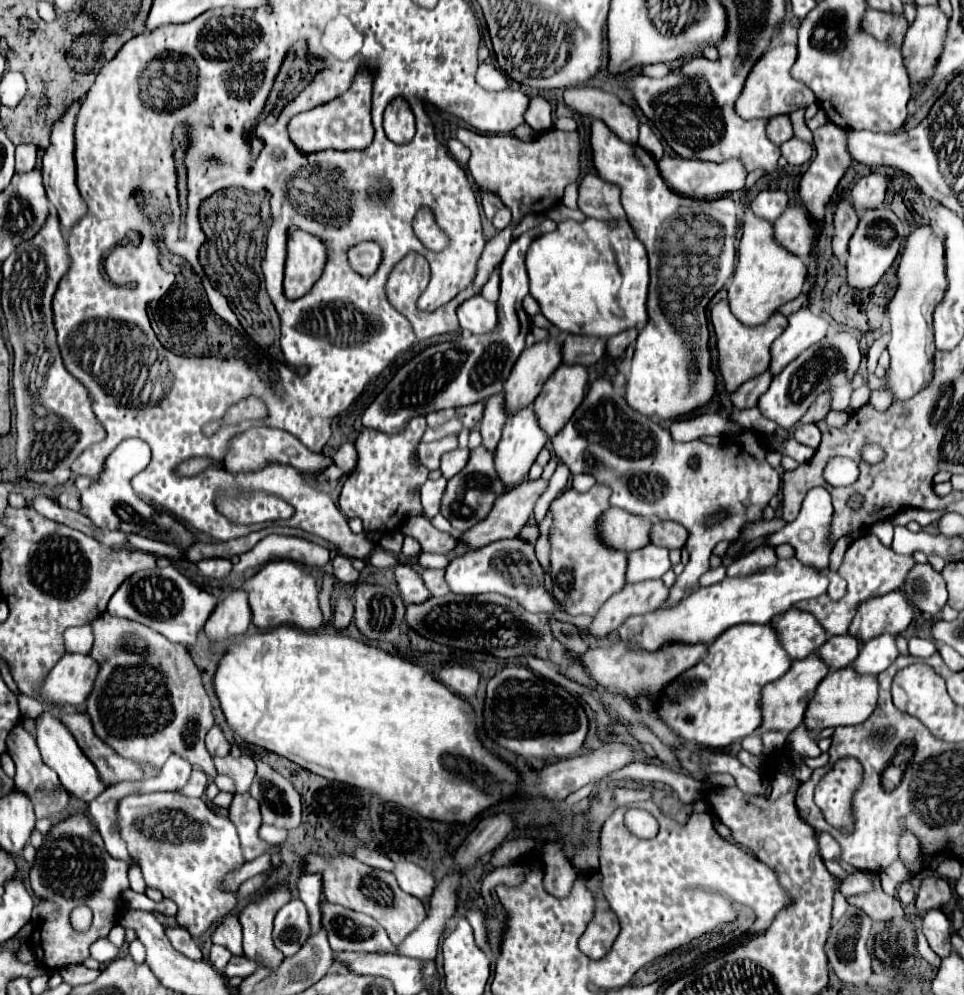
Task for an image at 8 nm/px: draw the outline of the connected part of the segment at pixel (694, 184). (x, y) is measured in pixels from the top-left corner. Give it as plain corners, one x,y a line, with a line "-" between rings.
664,156
658,162
660,176
664,182
678,194
686,198
698,198
698,200
718,200
722,196
728,196
740,188
744,188
746,180
746,170
738,160
728,160
722,164
714,162
702,162
702,160
686,160
686,158
670,158

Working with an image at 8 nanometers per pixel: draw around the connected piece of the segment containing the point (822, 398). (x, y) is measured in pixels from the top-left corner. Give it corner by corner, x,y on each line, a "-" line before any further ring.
820,394
818,396
818,400
810,406
810,410
802,416
802,420
798,422
798,426
804,426
804,424
816,424
816,422
820,422
826,414
828,414
828,410
830,410
830,396
828,394

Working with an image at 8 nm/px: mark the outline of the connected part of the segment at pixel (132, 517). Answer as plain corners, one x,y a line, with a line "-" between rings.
130,438
120,442
114,452
106,458
106,466
102,474
96,478
96,482
82,494
82,514
88,516
96,526
108,528
108,530
122,530
122,532
136,532
154,540
162,540
168,544
180,544
188,548
194,542
194,536
190,530
186,530
178,520
174,520
170,514
152,514
152,506
144,500
138,500
136,492
130,486
132,476
143,471
151,460
150,446
138,438

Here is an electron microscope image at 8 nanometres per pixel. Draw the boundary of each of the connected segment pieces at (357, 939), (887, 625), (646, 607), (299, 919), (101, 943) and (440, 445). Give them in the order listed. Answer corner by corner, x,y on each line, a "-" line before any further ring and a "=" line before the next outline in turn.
324,902
322,924
328,932
330,948
334,952
396,952
386,930
368,914
=
896,590
886,596
878,596
870,602
864,602
852,620
848,634
858,638
860,642
872,640
886,632
898,636
910,626
912,620
914,606
900,590
=
644,580
636,584
626,584
620,592
610,596
610,600
600,608
588,630
594,636
606,636
618,630
618,626
626,620
626,616
654,612
662,606
666,598
668,588
664,586
662,580
=
300,898
284,904
274,920
274,946
286,956
294,956
306,942
310,932
308,912
=
107,937
99,938
91,945
90,954
101,964
109,963
118,957
119,948
112,944
=
448,436
444,440
438,440
438,442
430,442
430,444
420,444
418,448
418,454
420,454
420,462
426,462
426,468
428,470
438,470
440,468
440,458
442,454
450,452
458,448
458,440
456,436

